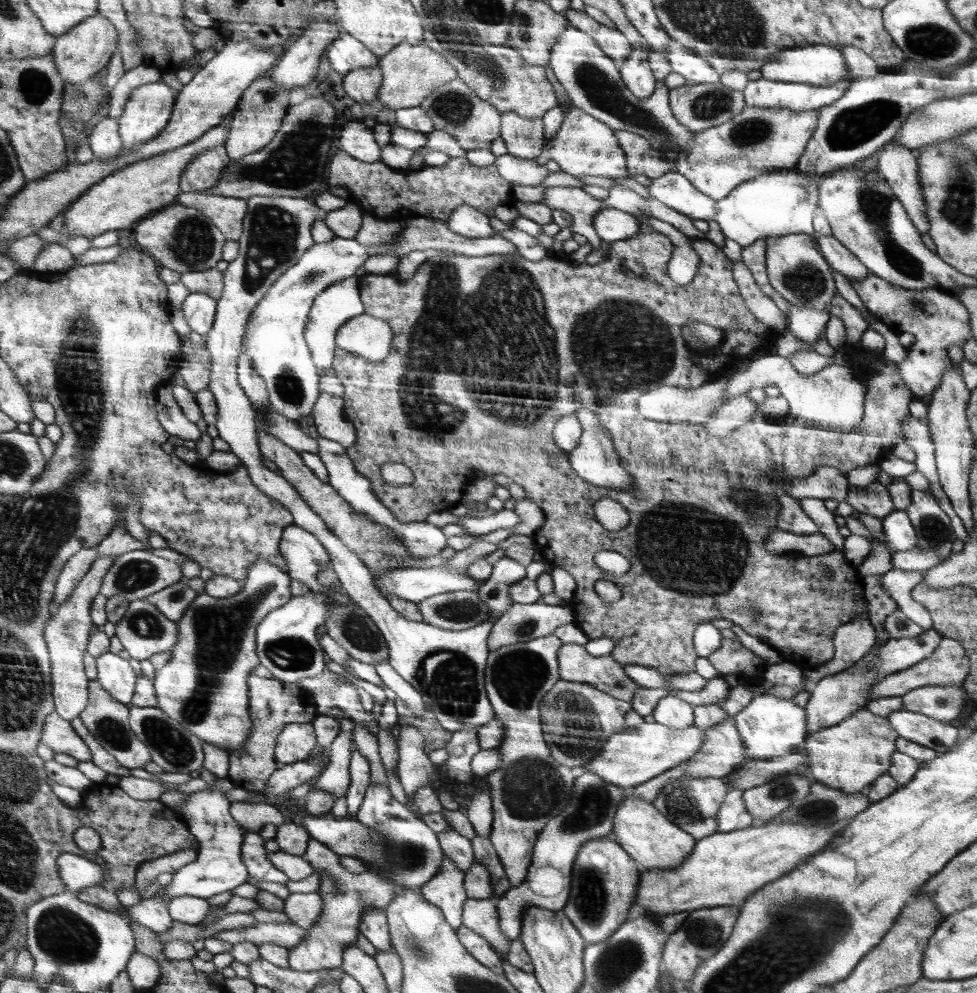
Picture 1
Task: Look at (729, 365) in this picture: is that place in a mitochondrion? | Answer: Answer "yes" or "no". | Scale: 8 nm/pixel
no

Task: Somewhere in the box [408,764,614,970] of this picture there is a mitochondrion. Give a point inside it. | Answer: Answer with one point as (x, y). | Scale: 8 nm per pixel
(592, 899)

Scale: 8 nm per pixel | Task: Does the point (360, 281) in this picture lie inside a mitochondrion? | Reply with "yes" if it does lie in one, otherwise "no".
no

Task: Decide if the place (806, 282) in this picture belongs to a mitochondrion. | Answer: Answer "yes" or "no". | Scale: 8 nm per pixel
yes

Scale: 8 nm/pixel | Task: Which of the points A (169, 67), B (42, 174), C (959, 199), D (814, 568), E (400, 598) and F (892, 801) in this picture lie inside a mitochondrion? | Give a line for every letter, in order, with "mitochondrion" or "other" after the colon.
A: other
B: other
C: mitochondrion
D: other
E: other
F: other

